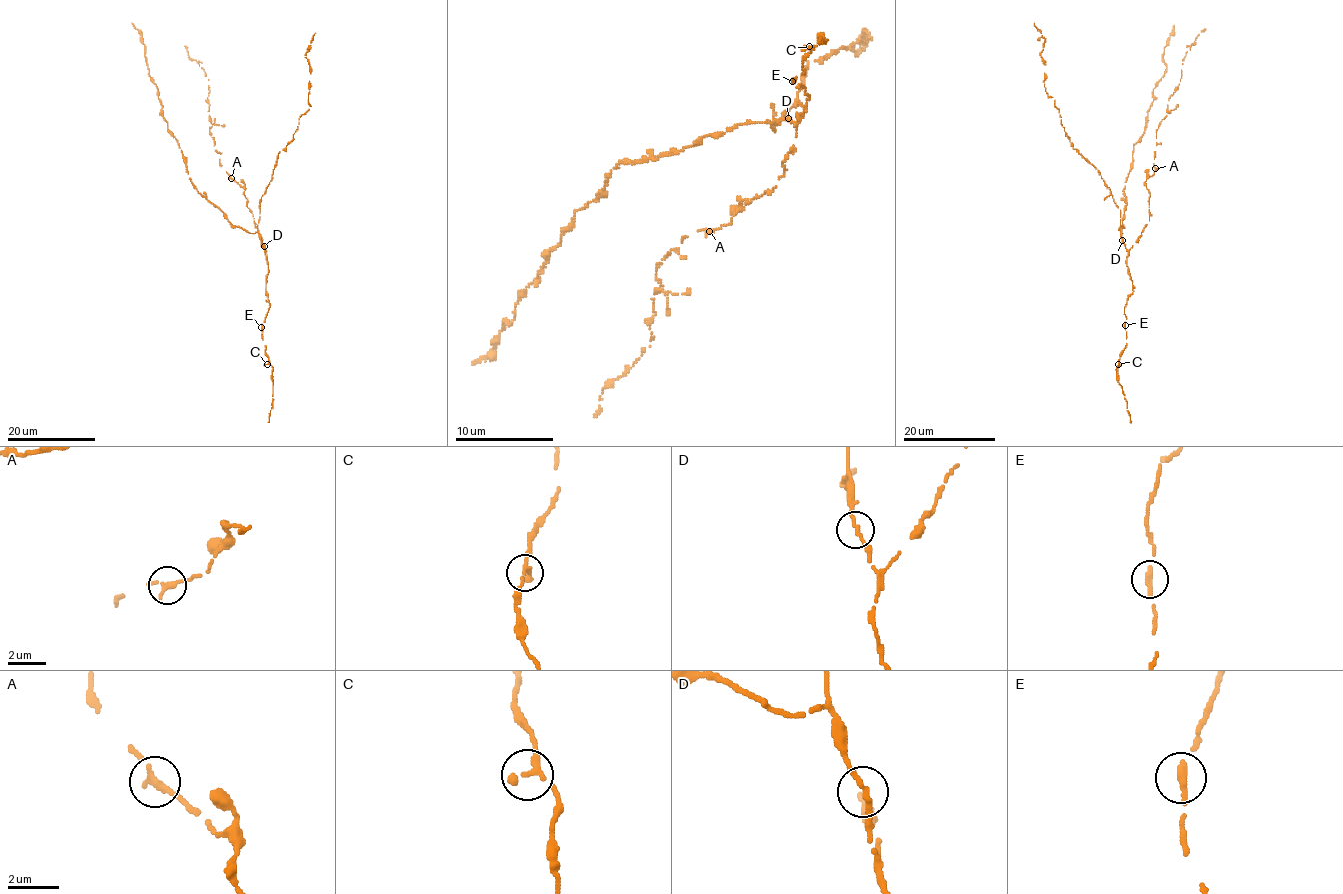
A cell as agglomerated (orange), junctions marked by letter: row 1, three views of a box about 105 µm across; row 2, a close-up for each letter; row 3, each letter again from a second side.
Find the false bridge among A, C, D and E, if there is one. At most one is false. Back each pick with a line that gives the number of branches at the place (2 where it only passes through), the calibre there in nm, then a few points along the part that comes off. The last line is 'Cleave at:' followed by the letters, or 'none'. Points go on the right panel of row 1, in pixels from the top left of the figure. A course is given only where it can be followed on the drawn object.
A: branches 2; calibre 280 nm; course (1155, 169), (1156, 131), (1168, 113), (1169, 98), (1179, 85), (1187, 47), (1205, 29)
Cleave at: A

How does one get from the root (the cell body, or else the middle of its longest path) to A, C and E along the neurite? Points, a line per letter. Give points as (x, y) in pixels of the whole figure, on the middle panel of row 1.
A: (790, 121), (796, 125), (796, 137), (776, 187), (748, 204), (740, 199), (742, 207), (729, 224), (708, 230)
C: (790, 121), (803, 115), (809, 96), (792, 83), (804, 70), (809, 46)
E: (790, 121), (797, 124), (801, 114), (797, 115), (803, 115), (810, 95), (803, 86), (796, 87), (792, 81)

